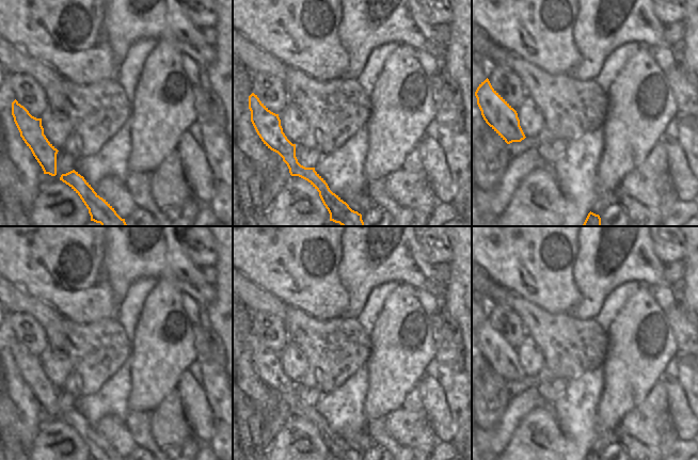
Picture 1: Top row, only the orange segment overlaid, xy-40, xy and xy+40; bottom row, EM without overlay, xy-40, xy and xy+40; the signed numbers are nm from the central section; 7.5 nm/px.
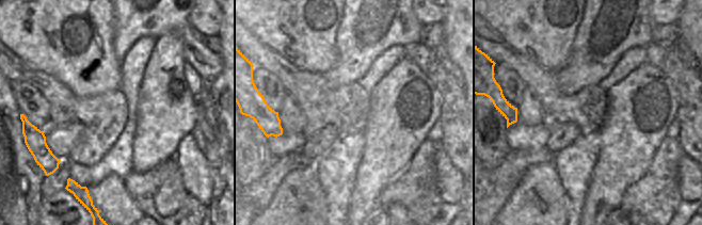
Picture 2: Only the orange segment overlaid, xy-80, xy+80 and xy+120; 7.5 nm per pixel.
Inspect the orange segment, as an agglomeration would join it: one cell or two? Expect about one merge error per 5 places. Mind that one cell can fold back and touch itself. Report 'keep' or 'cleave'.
keep

